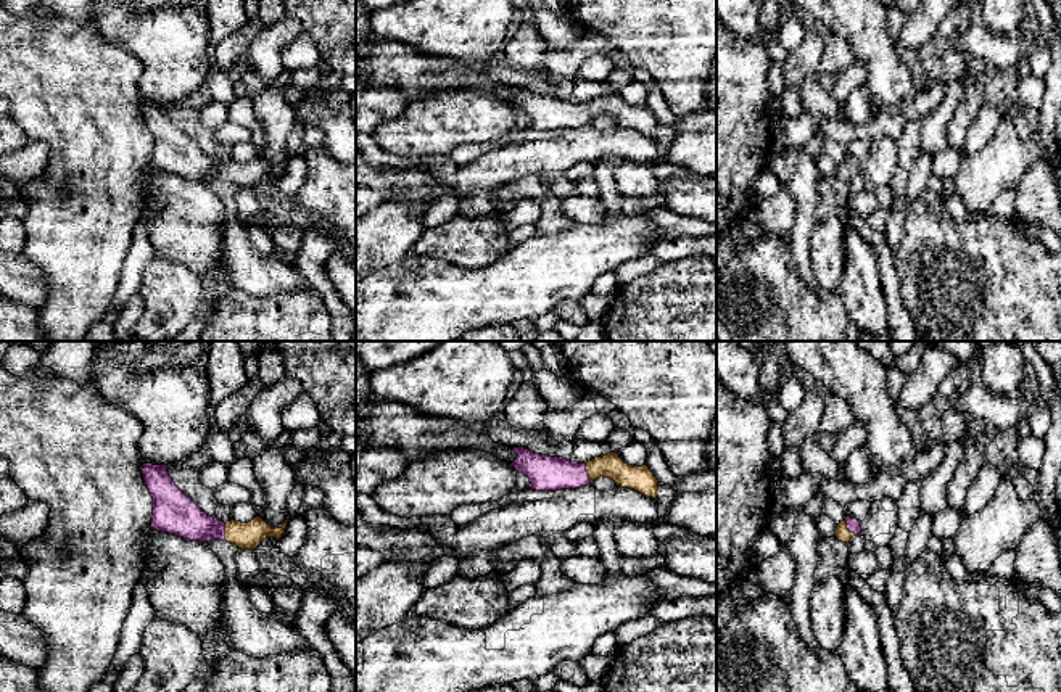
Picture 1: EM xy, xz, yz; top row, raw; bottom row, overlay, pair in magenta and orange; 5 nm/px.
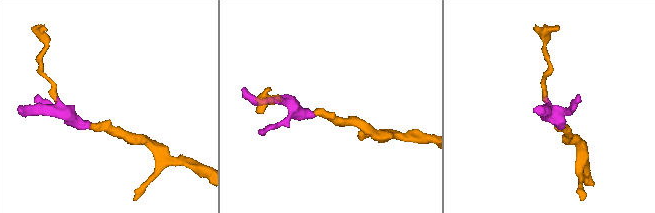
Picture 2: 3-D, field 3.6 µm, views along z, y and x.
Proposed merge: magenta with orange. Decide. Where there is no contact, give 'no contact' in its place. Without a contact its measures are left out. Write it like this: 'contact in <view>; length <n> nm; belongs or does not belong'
contact in xz; length 100 nm; belongs

